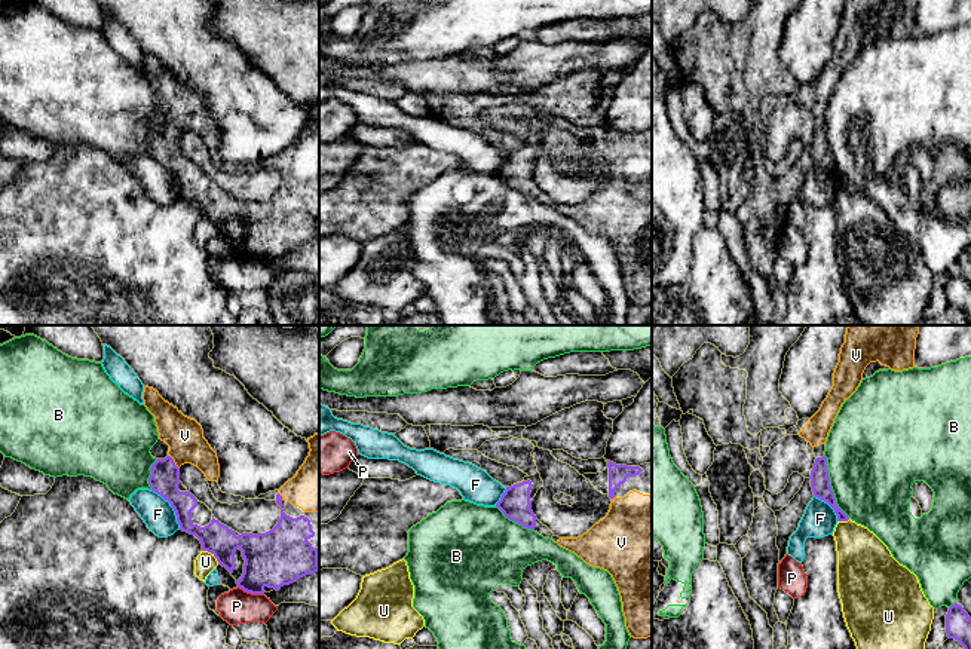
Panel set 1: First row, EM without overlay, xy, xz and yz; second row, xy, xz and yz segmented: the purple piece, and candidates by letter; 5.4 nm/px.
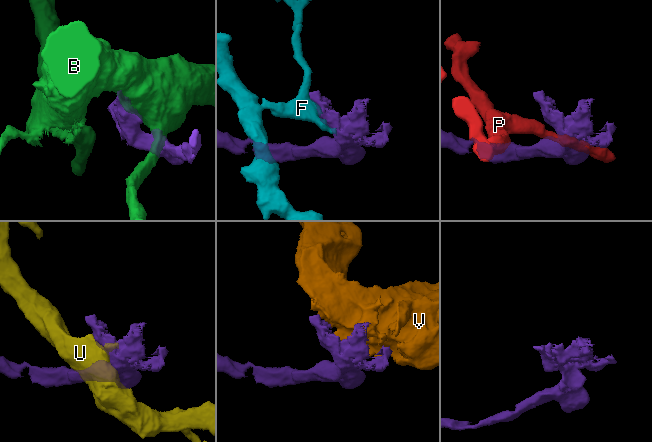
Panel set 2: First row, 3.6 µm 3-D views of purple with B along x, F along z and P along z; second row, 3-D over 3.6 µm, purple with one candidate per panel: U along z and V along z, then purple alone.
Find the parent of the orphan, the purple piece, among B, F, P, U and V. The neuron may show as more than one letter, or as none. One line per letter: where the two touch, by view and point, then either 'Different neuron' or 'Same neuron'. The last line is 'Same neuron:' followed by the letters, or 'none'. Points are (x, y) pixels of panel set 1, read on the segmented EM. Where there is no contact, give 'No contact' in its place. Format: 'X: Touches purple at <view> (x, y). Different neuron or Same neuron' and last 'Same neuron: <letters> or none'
B: Touches purple at yz (830, 486). Different neuron
F: Touches purple at xy (171, 505). Different neuron
P: Touches purple at xy (251, 593). Different neuron
U: Touches purple at xy (211, 553). Different neuron
V: Touches purple at xy (174, 462). Same neuron
Same neuron: V

